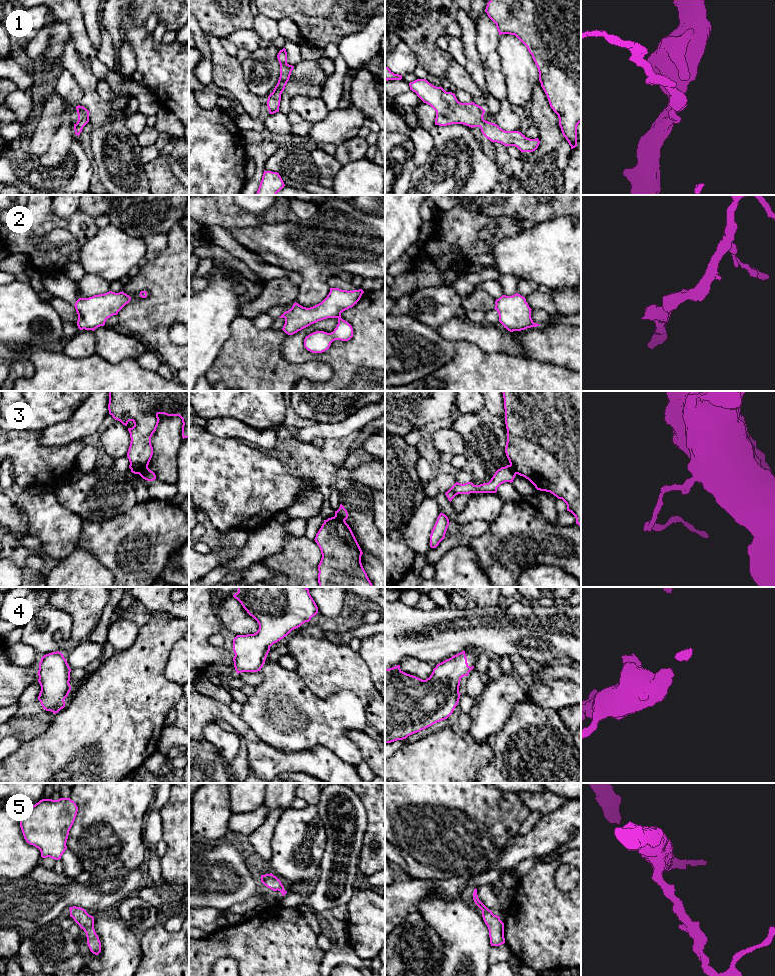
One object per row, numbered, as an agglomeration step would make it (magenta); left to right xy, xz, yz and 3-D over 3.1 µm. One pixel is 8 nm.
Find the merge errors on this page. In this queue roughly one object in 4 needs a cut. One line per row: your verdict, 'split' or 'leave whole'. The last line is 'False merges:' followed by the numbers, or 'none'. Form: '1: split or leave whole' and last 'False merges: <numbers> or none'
1: leave whole
2: leave whole
3: split
4: leave whole
5: leave whole
False merges: 3

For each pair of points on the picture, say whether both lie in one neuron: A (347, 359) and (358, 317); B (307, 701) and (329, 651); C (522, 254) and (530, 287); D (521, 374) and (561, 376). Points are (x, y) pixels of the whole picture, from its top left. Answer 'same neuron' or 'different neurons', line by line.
A: same neuron
B: different neurons
C: different neurons
D: same neuron

